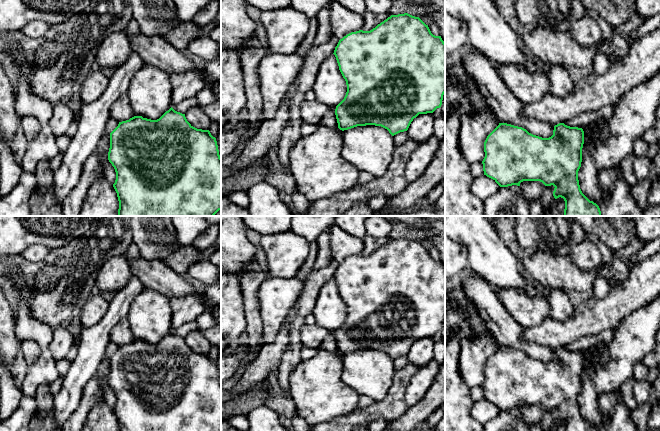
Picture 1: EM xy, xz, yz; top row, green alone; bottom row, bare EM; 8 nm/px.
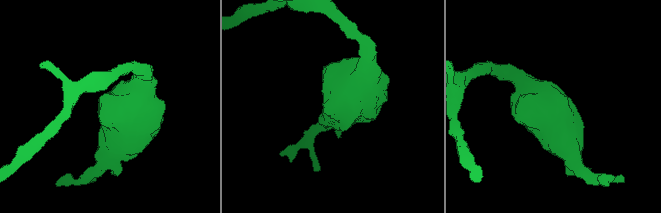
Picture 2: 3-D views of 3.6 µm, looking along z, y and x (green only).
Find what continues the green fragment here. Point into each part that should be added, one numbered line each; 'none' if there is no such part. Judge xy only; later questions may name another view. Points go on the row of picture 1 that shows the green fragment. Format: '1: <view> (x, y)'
none

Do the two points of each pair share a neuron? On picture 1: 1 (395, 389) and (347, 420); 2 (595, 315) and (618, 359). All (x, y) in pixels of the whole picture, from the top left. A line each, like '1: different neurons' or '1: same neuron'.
1: same neuron
2: different neurons

